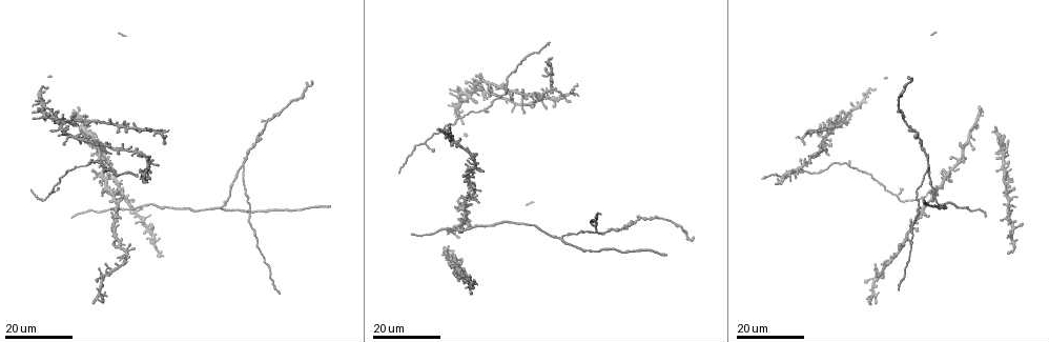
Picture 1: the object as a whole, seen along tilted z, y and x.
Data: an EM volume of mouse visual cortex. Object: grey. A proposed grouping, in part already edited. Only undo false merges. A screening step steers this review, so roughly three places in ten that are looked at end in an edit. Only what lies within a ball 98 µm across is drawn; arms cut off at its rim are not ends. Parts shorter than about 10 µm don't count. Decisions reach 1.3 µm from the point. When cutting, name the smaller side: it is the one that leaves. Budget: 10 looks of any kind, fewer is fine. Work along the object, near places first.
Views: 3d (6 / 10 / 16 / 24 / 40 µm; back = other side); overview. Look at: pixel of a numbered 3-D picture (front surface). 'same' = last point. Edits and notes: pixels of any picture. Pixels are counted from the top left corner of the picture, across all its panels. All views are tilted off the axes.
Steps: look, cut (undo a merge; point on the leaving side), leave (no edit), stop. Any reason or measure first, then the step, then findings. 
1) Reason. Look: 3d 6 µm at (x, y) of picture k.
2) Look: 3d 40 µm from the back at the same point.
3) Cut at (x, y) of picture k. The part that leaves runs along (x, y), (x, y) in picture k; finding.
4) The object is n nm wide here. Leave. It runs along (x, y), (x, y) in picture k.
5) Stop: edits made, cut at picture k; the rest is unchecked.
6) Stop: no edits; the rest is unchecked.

Sudden change in width. Look: 3d 16 µm at (916, 135) of picture 1.

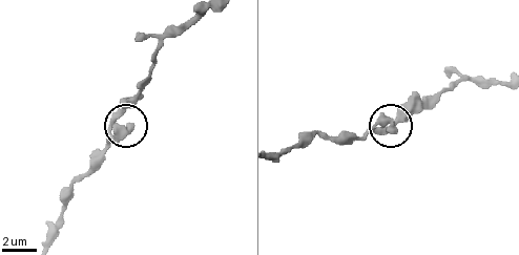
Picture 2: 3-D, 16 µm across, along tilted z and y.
Look: 3d 6 µm at (119, 113) of picture 2.

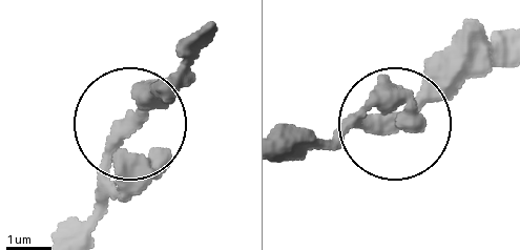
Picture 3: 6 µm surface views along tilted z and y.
Leave. Continuous, no second neuron.

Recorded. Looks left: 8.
A fork. Look: 3d 24 µm at (242, 166) of picture 1.

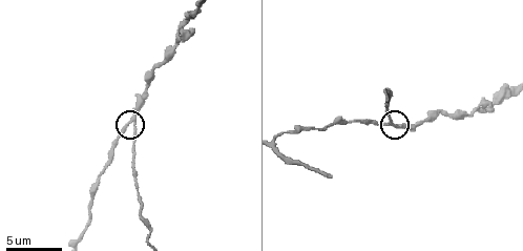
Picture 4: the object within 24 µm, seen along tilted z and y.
Look: 3d 10 µm at (400, 125) of picture 4.

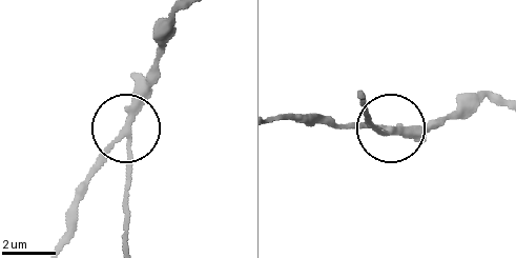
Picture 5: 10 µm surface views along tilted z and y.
3 arms meet here. Cut at (129, 178) of picture 5. The part that leaves runs along (129, 141), (127, 240) in picture 5; a second neuron is stuck on.

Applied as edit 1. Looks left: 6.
Arms part here. Look: 3d 16 µm at (560, 236) of picture 1.

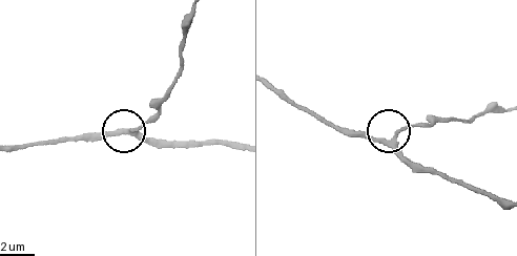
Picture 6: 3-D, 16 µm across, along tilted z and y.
Look: 3d 6 µm at (131, 129) of picture 6.

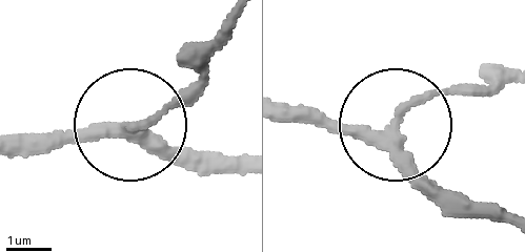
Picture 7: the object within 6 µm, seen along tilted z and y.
3 arms meet here. Leave. All the same neuron.

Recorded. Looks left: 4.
Three arms meet. Look: 3d 16 µm at (83, 127) of picture 1.

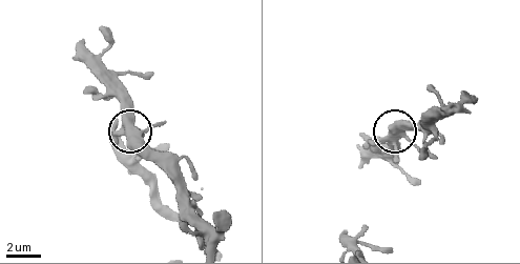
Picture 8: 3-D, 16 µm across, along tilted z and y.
Look: 3d 10 µm at (133, 125) of picture 8.

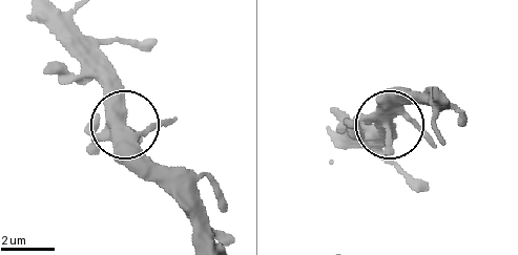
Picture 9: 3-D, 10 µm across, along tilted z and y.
3 arms meet here. Leave. It runs along (210, 235), (193, 202), (133, 134), (123, 102), (95, 70) in picture 9; all the same neuron.

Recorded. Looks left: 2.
Three arms meet. Look: 3d 16 µm at (424, 143) of picture 1.

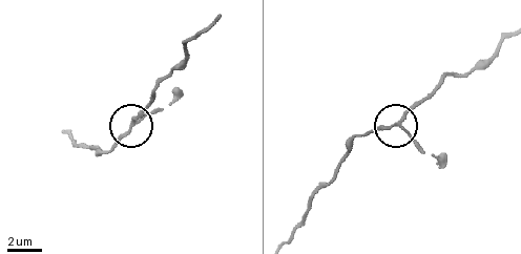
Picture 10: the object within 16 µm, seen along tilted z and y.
Closer look. Look: 3d 6 µm at (399, 122) of picture 10.

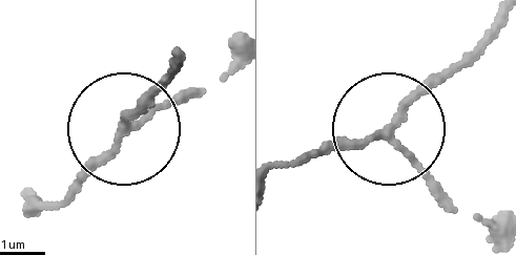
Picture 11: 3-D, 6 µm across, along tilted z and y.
The object is 150 nm wide here. Leave. All the same neuron.

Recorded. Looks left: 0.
Stop: edits made, cut at picture 5; the rest is unchecked.

